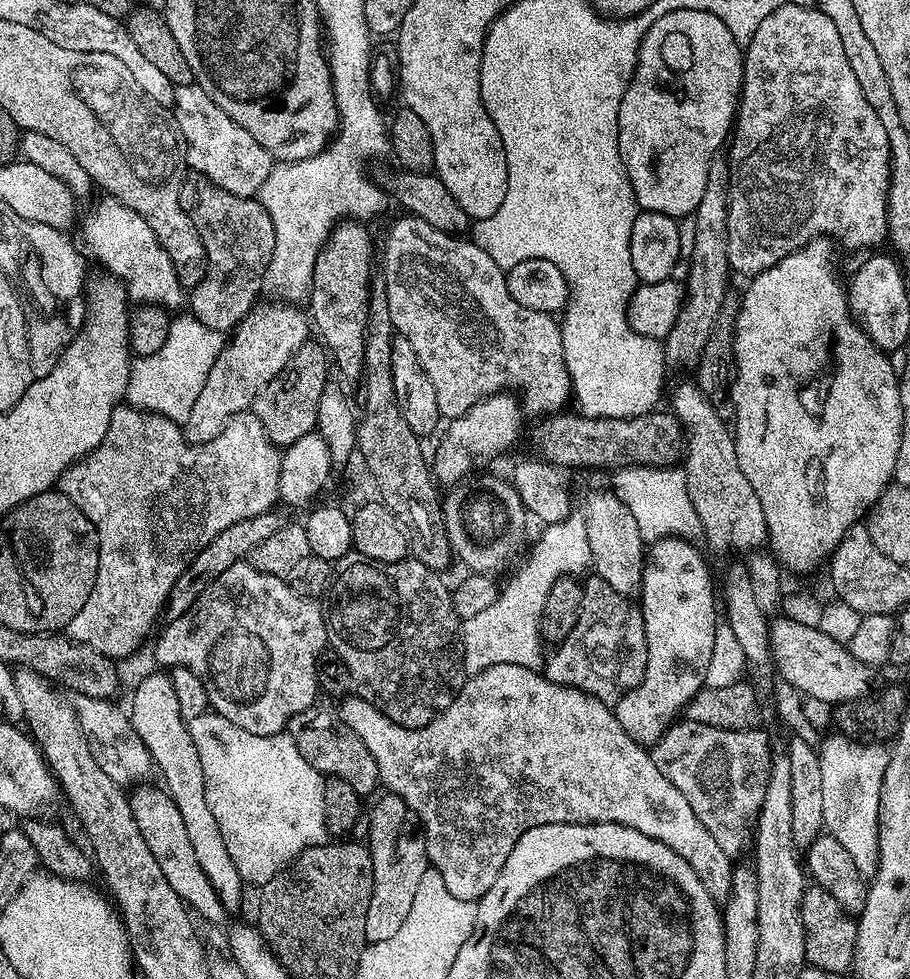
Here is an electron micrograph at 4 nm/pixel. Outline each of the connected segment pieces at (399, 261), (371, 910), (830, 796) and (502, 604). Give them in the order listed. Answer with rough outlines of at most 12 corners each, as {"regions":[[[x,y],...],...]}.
{"regions":[[[404,214],[392,324],[453,420],[517,380],[559,413],[560,324],[471,239]],[[385,791],[366,812],[374,890],[369,944],[406,922],[430,867],[423,839],[404,837],[406,802]],[[843,734],[818,744],[822,818],[865,878],[879,866],[889,753]],[[498,596],[461,623],[467,675],[541,671],[543,607]]]}

